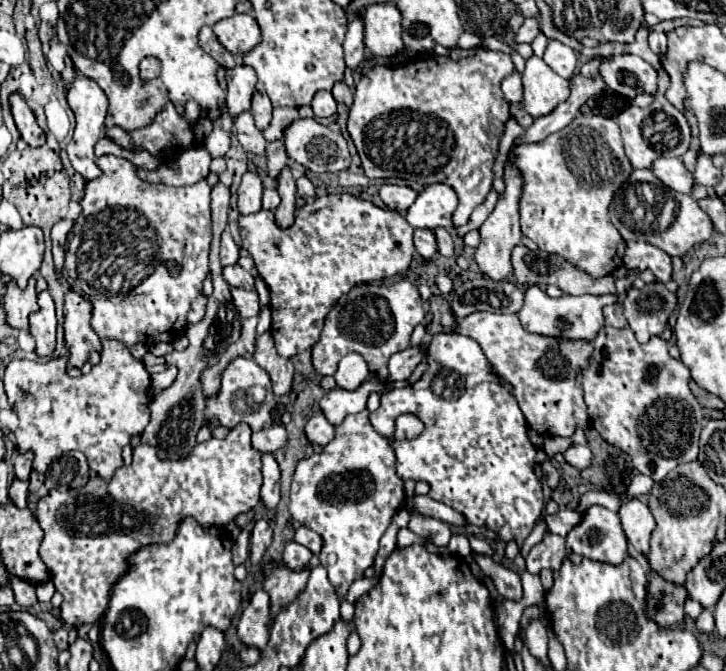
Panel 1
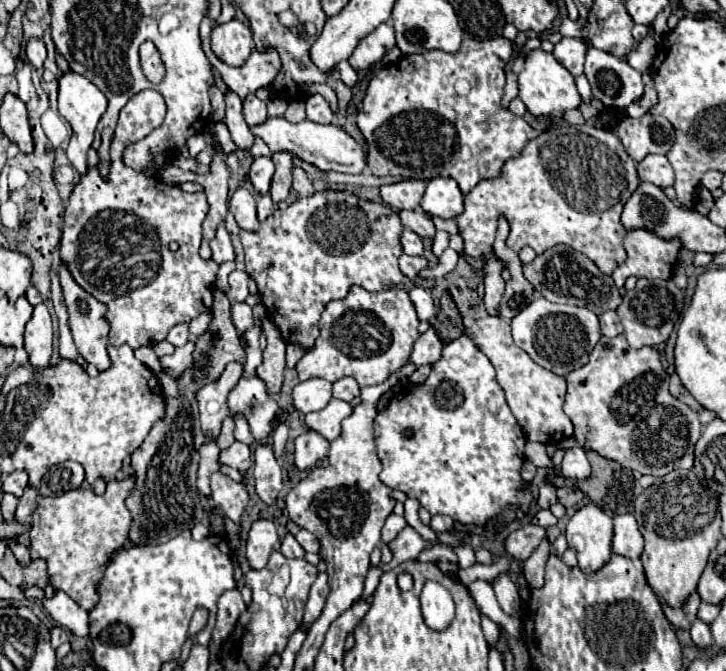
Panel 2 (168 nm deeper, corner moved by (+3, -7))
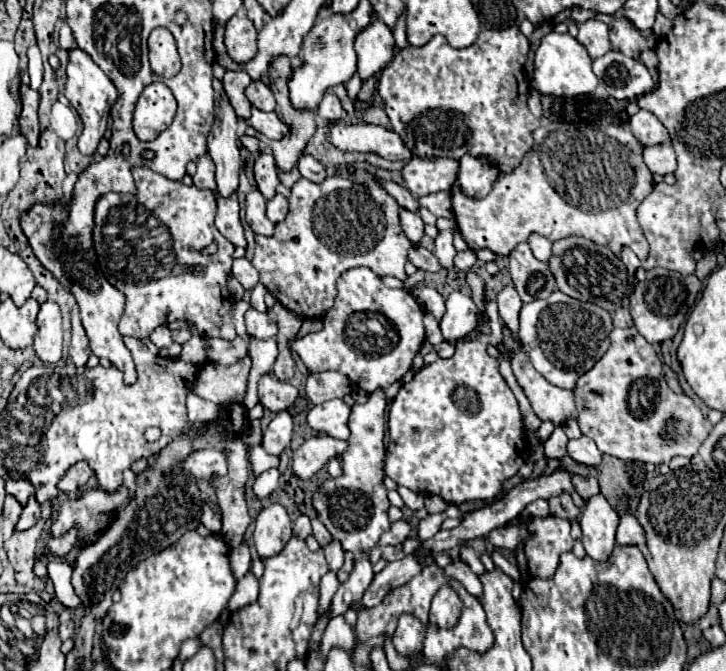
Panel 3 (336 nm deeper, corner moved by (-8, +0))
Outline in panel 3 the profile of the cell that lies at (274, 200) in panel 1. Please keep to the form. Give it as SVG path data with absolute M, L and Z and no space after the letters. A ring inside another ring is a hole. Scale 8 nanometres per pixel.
M275 194L269 202L267 202L267 216L271 222L281 222L285 216L287 216L287 210L289 210L289 202L283 194Z

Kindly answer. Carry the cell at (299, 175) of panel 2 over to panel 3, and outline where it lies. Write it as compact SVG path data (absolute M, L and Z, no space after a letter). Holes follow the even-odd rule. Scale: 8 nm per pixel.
M303 154L303 156L299 158L297 170L301 172L303 178L307 178L307 180L311 180L311 182L315 182L315 184L319 184L319 182L323 182L323 180L327 178L323 164L321 164L319 160L315 160L313 156L307 156L307 154Z

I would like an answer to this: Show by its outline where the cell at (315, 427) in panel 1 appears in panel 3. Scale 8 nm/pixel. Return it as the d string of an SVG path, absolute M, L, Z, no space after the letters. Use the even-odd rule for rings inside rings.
M317 434L309 440L305 440L305 444L291 452L291 462L293 462L293 472L307 480L313 478L317 470L321 470L331 458L337 456L339 444L337 440L329 438L327 434Z

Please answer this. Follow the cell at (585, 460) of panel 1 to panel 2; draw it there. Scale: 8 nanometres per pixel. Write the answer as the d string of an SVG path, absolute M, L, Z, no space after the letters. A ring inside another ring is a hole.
M580 447L568 449L560 465L560 471L564 477L570 477L570 479L586 479L590 475L590 463L586 459L586 451Z

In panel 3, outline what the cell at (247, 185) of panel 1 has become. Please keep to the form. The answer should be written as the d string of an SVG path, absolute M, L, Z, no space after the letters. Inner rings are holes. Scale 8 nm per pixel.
M255 188L247 194L245 198L245 212L247 212L247 224L251 226L251 230L255 234L263 234L263 236L271 236L273 234L273 228L275 224L267 218L265 214L265 204L267 200L263 198L263 194Z

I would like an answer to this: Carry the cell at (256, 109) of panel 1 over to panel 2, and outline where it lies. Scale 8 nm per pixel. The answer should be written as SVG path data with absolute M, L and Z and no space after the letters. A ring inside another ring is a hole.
M250 93L244 103L242 103L242 113L244 113L244 121L252 127L252 125L260 125L266 121L266 103L260 101L254 93Z

